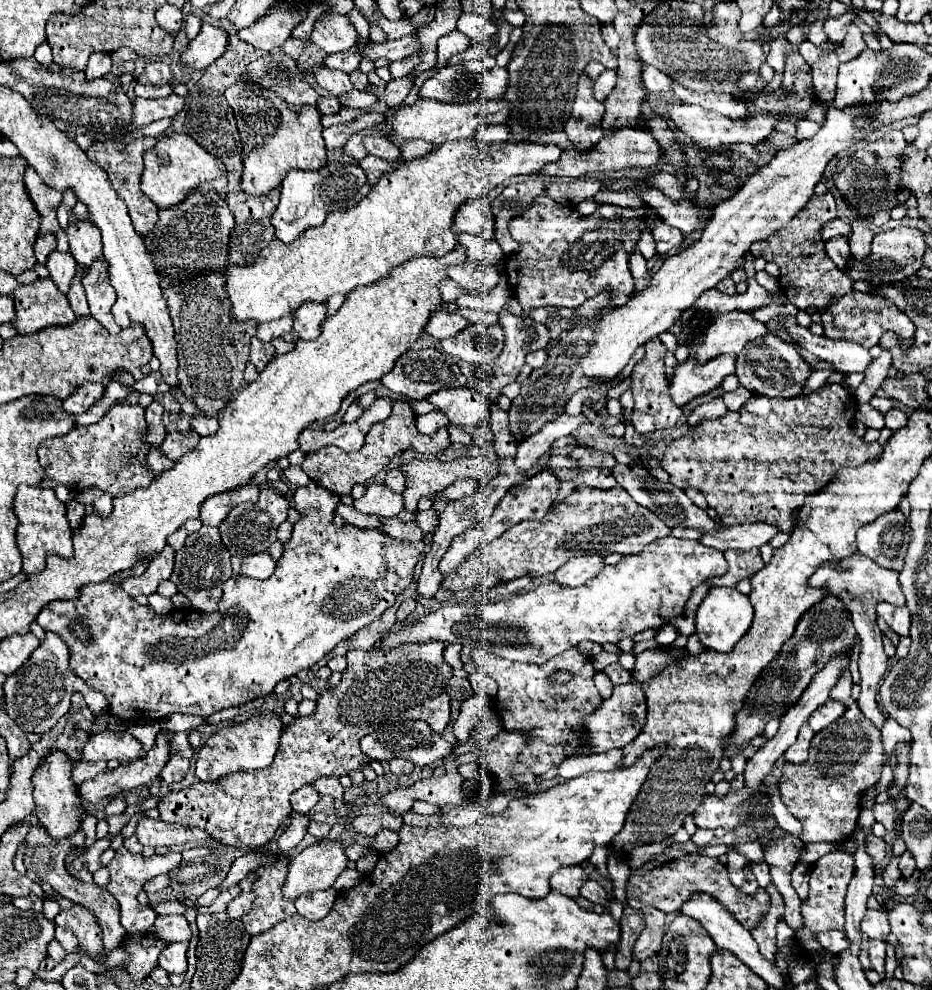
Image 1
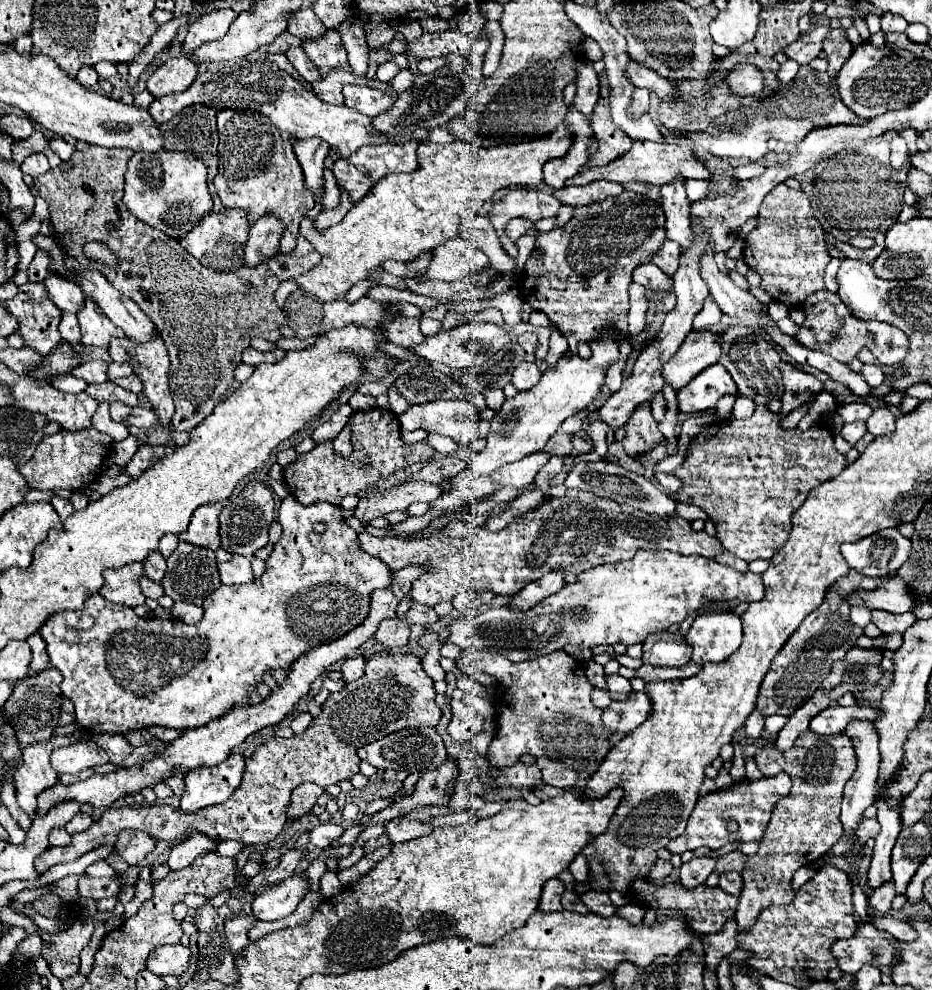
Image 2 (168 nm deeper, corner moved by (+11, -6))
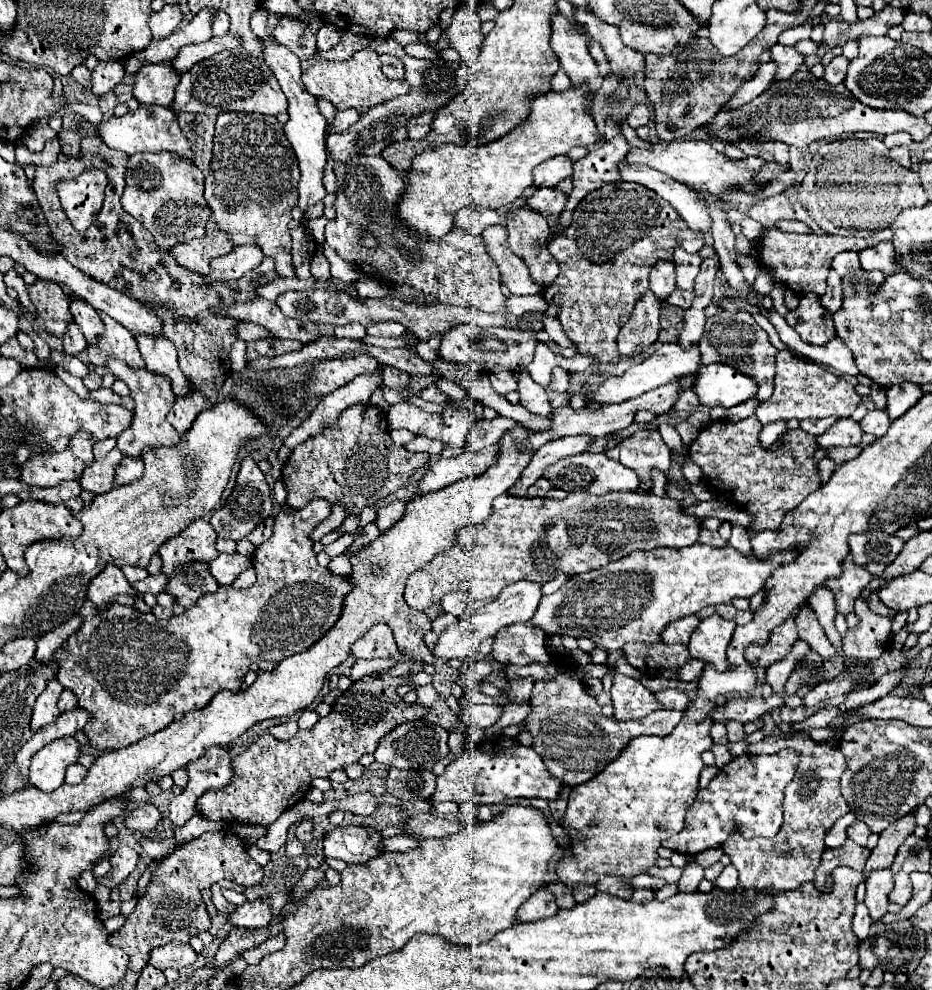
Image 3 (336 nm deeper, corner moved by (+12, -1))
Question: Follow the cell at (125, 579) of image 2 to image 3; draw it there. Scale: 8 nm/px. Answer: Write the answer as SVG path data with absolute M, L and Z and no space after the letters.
M107 565L95 579L91 579L89 589L87 589L87 599L95 605L101 605L121 593L135 595L135 589L129 585L129 581L125 579L125 575L119 567Z

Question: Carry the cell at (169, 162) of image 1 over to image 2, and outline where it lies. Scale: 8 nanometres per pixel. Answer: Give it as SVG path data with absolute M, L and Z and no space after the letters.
M160 150L160 152L136 152L128 164L124 204L130 214L144 220L156 230L162 230L170 238L184 236L200 218L212 210L212 196L208 192L206 166L192 154Z

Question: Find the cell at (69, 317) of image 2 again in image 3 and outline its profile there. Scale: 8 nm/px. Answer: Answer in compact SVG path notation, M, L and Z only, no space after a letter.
M69 323L67 327L69 331L63 337L63 355L69 355L69 357L81 355L87 349L87 341L83 339L83 333L79 331L79 327L75 327L75 323Z

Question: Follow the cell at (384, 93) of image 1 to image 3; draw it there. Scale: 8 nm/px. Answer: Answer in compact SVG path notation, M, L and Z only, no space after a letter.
M355 109L337 111L337 113L335 113L335 119L333 119L333 123L327 127L327 131L329 131L329 133L341 133L343 129L351 127L359 117L361 117L361 115L359 115L359 111L355 111Z

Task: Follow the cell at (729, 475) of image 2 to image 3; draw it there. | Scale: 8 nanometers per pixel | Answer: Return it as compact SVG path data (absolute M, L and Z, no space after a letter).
M747 417L739 423L721 419L705 427L691 445L691 461L699 465L705 479L717 487L715 493L727 503L737 503L755 517L749 535L765 529L779 529L785 513L795 509L809 493L821 487L813 461L817 451L815 435L795 429L787 433L785 443L777 451L767 451L759 445L759 431L761 423L755 417Z

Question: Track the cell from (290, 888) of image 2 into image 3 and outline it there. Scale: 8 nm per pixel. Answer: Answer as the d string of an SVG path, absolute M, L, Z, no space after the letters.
M265 899L247 901L245 905L237 907L229 915L231 927L233 929L245 929L245 931L253 931L253 929L267 927L269 921L271 921L271 907L267 905Z

